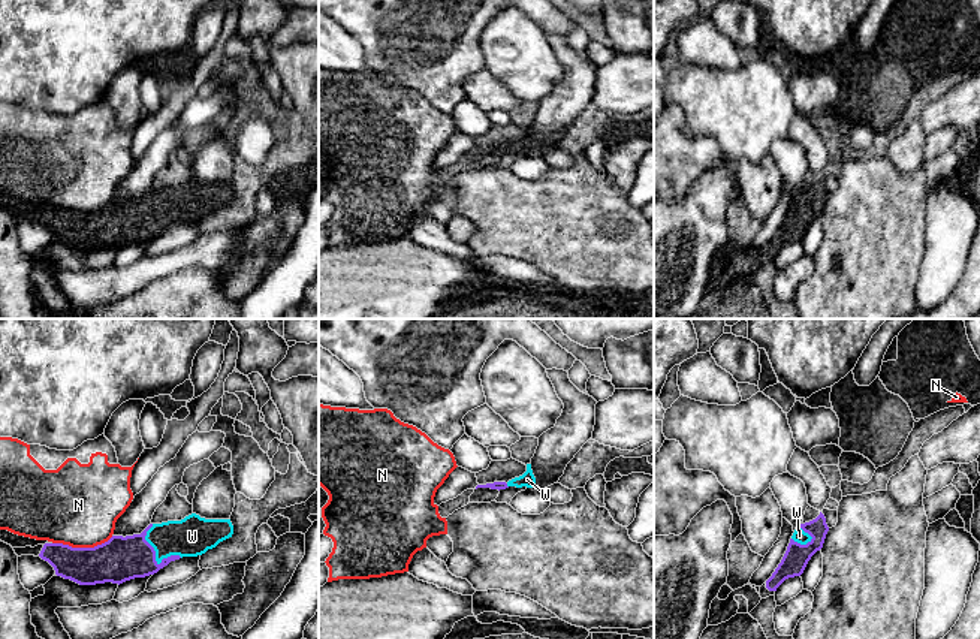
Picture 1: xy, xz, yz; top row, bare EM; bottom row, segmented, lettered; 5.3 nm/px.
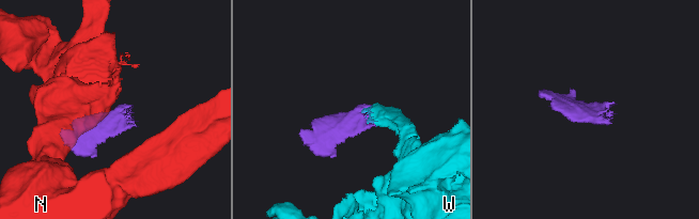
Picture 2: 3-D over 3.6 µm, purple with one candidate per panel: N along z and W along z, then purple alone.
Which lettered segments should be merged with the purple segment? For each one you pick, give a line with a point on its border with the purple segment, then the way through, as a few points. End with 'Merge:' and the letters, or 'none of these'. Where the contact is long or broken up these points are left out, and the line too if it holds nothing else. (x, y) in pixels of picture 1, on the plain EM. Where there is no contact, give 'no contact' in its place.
W: meets purple in xy at (154, 220); runs through xy (121, 223), (154, 220), (169, 205), (192, 201)
Merge: W

